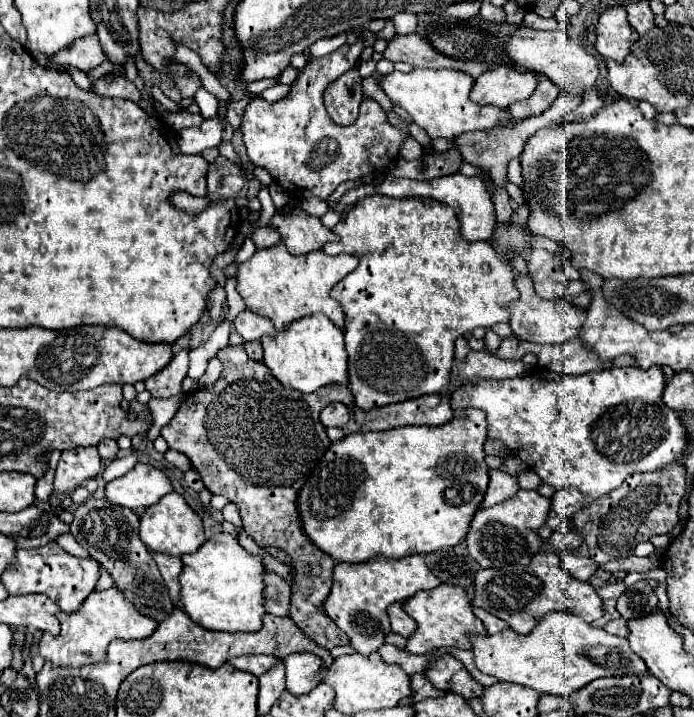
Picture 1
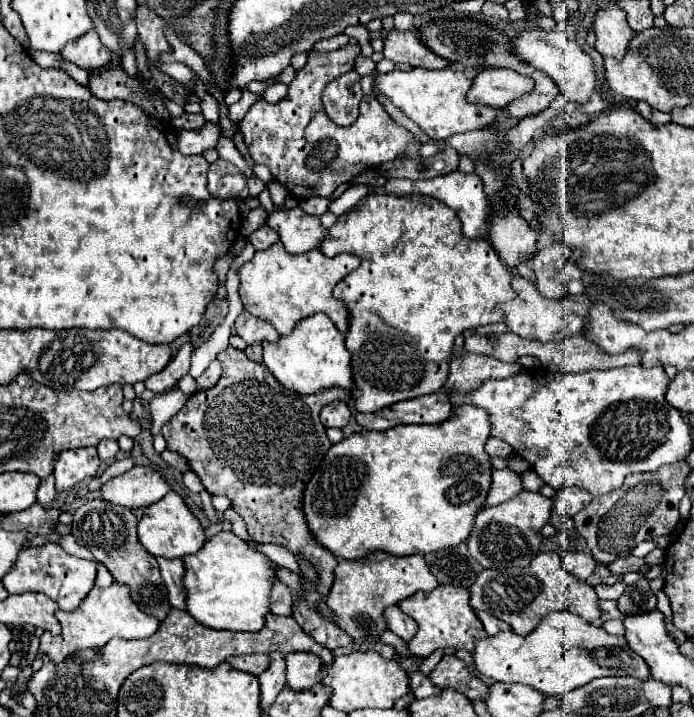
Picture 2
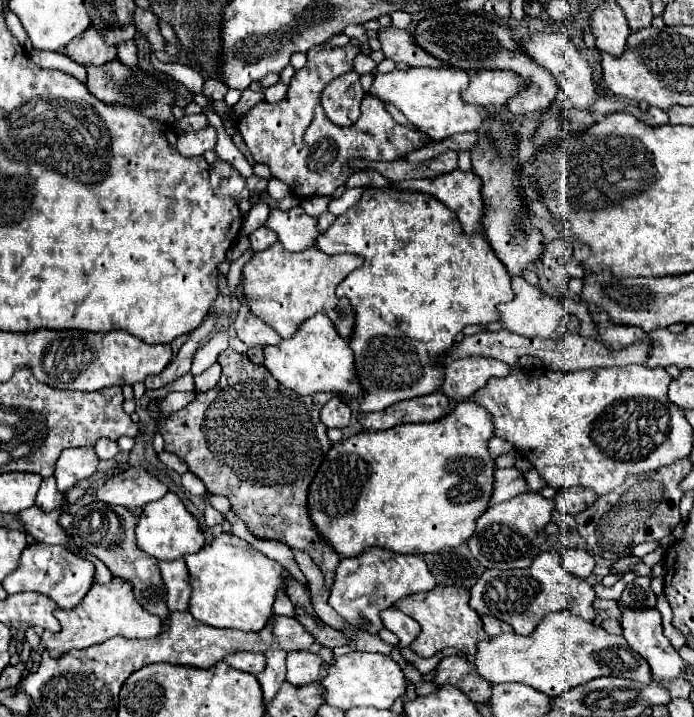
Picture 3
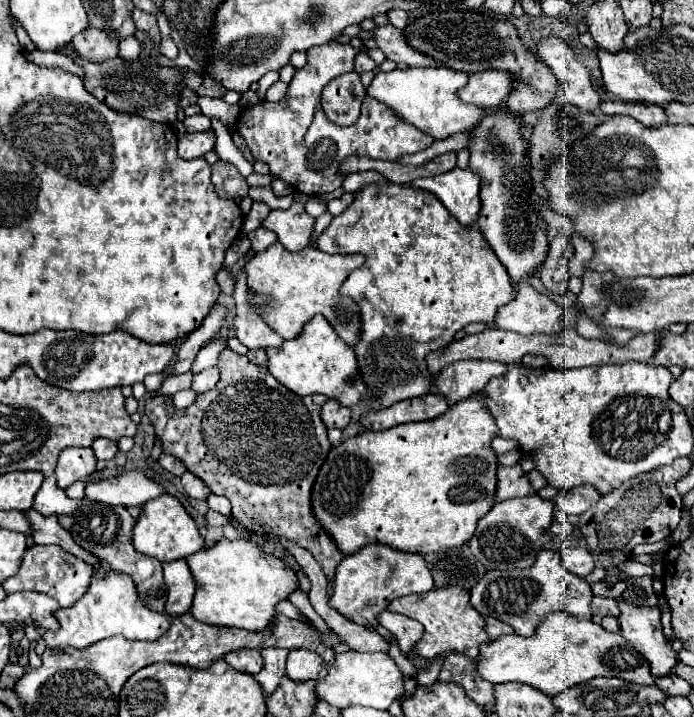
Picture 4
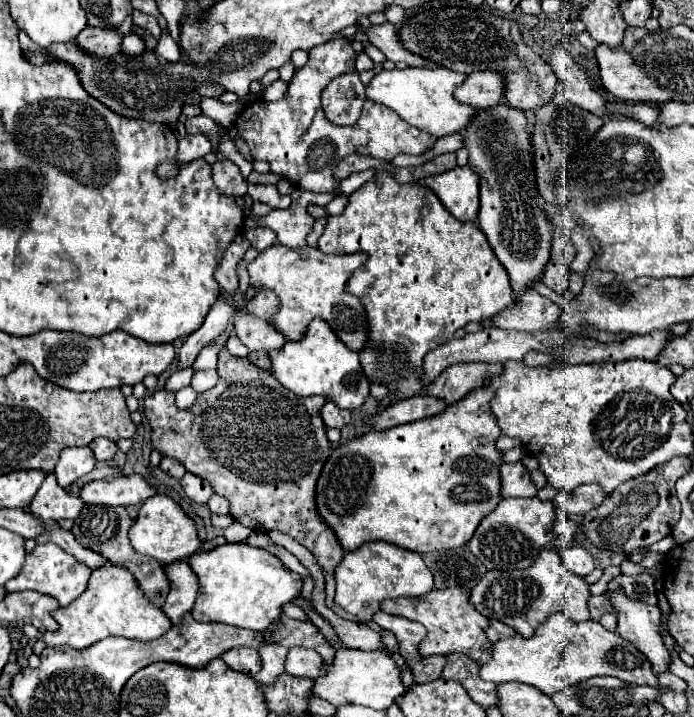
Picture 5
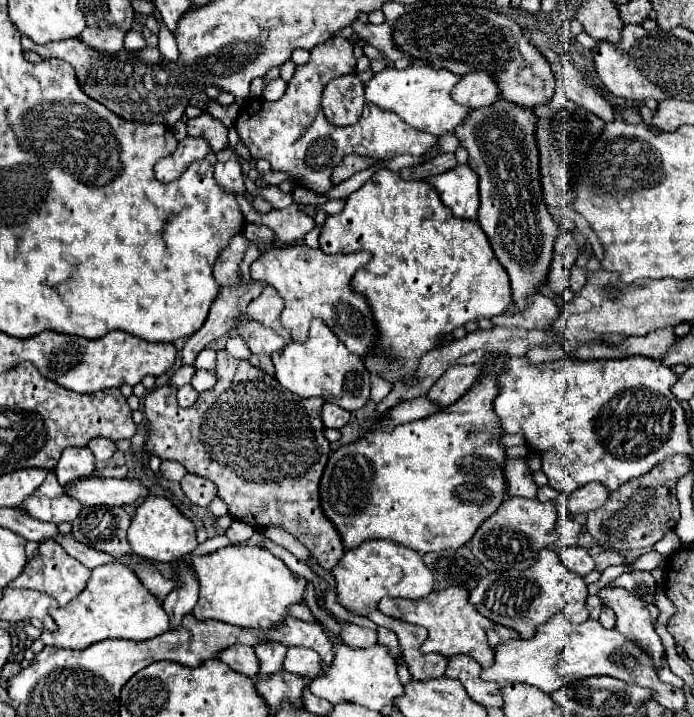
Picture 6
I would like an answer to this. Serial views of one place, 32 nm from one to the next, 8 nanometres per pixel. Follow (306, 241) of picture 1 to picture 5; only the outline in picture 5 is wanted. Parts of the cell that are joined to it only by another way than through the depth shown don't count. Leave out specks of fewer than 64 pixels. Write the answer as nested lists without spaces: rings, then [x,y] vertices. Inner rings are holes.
[[[296,187],[291,193],[292,206],[286,210],[272,210],[268,216],[260,218],[258,224],[272,228],[278,236],[278,242],[286,248],[302,248],[306,246],[306,236],[312,232],[314,220],[306,212],[306,204],[318,204],[325,206],[333,198],[335,193],[315,193],[300,190]]]

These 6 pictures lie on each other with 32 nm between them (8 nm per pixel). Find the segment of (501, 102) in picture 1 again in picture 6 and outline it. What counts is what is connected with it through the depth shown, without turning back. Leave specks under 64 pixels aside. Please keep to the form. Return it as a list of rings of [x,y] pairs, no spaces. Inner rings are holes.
[[[470,72],[456,84],[452,98],[468,108],[482,108],[494,104],[500,98],[500,88],[496,86],[496,78],[492,74]]]

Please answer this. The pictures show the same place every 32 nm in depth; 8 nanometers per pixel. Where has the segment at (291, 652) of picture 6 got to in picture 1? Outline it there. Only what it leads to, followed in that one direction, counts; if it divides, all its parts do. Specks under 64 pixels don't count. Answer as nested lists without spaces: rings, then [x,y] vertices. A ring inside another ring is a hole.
[[[290,654],[284,658],[286,666],[286,690],[294,696],[308,694],[316,688],[324,674],[322,674],[322,660],[314,654]]]

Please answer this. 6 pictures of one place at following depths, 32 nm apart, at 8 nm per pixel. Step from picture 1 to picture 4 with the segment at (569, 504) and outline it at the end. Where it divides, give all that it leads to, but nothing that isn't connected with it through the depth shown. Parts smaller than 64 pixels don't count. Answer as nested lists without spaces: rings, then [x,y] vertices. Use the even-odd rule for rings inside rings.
[[[576,486],[568,492],[558,492],[554,502],[564,514],[582,514],[600,500],[600,494],[592,486]]]

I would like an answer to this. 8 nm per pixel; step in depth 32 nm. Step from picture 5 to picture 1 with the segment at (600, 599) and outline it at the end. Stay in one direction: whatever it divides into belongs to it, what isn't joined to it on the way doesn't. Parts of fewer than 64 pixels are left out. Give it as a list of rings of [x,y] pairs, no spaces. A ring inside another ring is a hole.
[[[604,600],[604,616],[602,616],[600,620],[596,620],[592,626],[594,626],[594,628],[602,628],[608,620],[618,618],[620,614],[616,612],[616,608],[614,608],[614,606],[616,606],[616,600]]]

